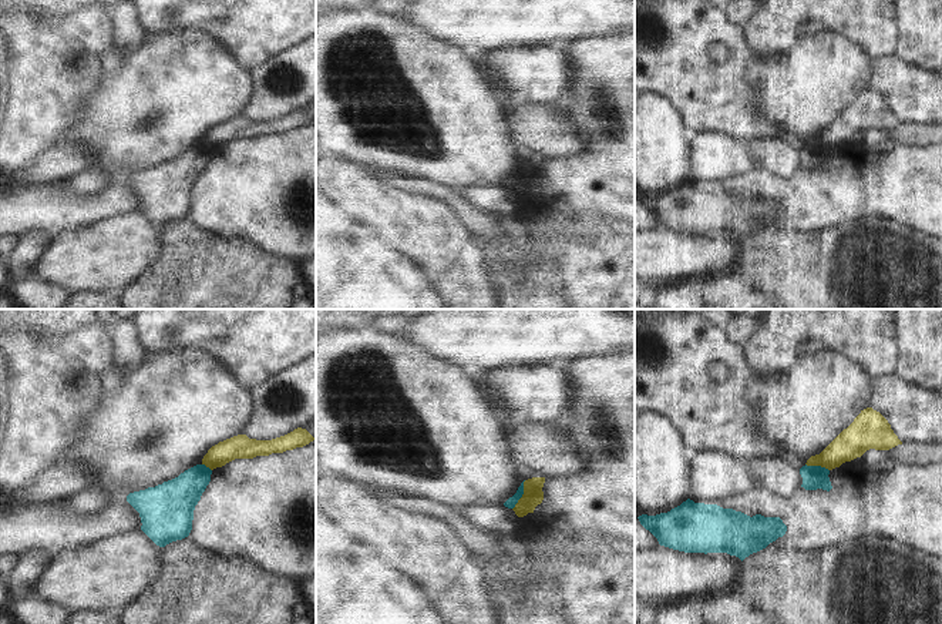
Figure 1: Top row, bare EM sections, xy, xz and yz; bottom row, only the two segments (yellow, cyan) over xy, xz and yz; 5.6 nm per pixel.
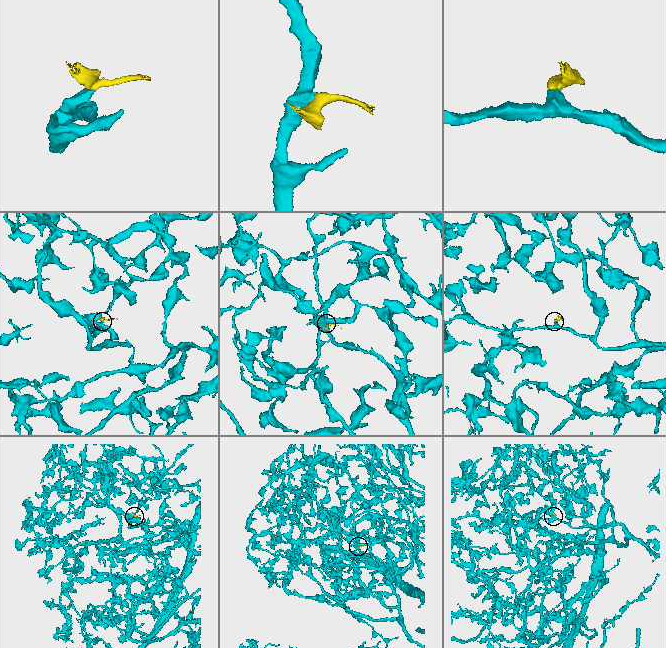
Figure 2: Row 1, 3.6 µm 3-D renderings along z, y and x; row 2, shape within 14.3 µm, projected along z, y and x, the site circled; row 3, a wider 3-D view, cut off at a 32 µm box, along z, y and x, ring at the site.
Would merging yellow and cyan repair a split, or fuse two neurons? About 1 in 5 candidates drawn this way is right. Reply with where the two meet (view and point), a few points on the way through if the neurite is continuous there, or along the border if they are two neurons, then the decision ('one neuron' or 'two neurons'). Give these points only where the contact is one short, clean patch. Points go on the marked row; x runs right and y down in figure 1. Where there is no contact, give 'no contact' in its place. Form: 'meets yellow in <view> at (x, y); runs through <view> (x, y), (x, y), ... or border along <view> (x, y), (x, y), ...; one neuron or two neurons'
meets yellow in xz at (522, 495); border along xz (525, 480), (522, 496), (512, 509); two neurons

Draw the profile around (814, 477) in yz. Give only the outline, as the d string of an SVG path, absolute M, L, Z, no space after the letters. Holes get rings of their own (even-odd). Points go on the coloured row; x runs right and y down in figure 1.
M803 466L800 469L800 474L803 477L803 484L805 490L817 490L822 489L830 492L832 489L830 482L830 470L821 466Z

